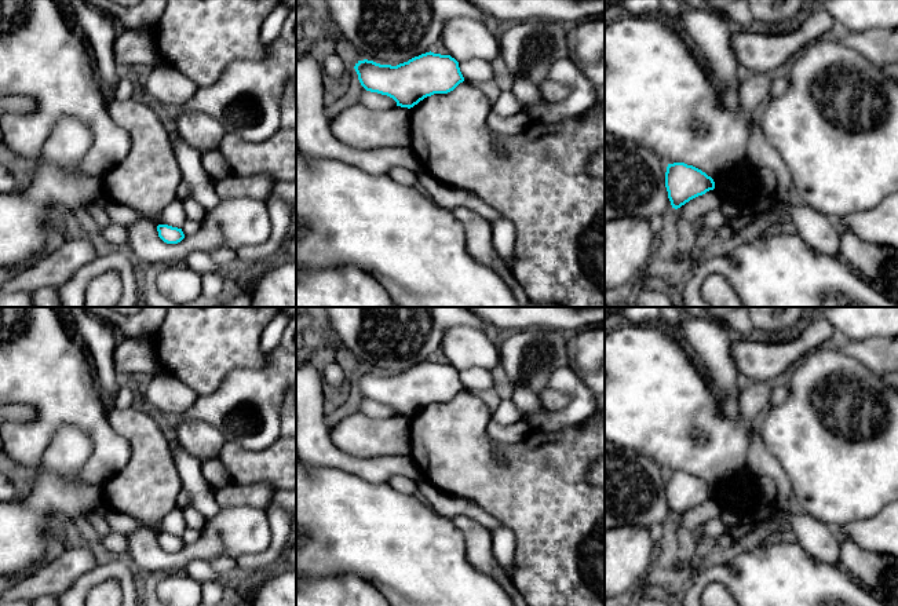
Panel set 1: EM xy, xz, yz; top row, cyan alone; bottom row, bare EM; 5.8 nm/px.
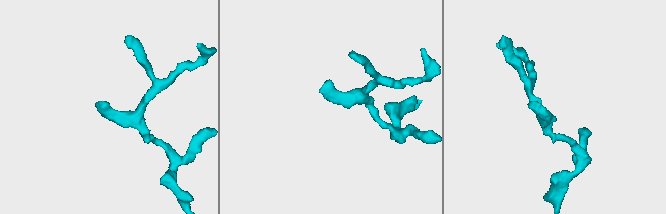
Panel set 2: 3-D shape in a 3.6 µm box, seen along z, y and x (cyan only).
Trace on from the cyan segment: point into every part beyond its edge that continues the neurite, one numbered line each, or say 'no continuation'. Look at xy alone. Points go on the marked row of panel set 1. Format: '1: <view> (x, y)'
no continuation

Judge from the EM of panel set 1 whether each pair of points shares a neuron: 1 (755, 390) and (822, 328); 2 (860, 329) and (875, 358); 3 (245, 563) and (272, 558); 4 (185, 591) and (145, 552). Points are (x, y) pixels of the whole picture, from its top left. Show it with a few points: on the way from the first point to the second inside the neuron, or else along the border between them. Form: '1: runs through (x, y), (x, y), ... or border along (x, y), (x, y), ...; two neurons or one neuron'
1: border along (743, 380), (769, 380), (771, 383); two neurons
2: border along (883, 336), (843, 342); two neurons
3: runs through (252, 563), (265, 562); one neuron
4: border along (183, 570), (172, 570), (167, 575); two neurons

